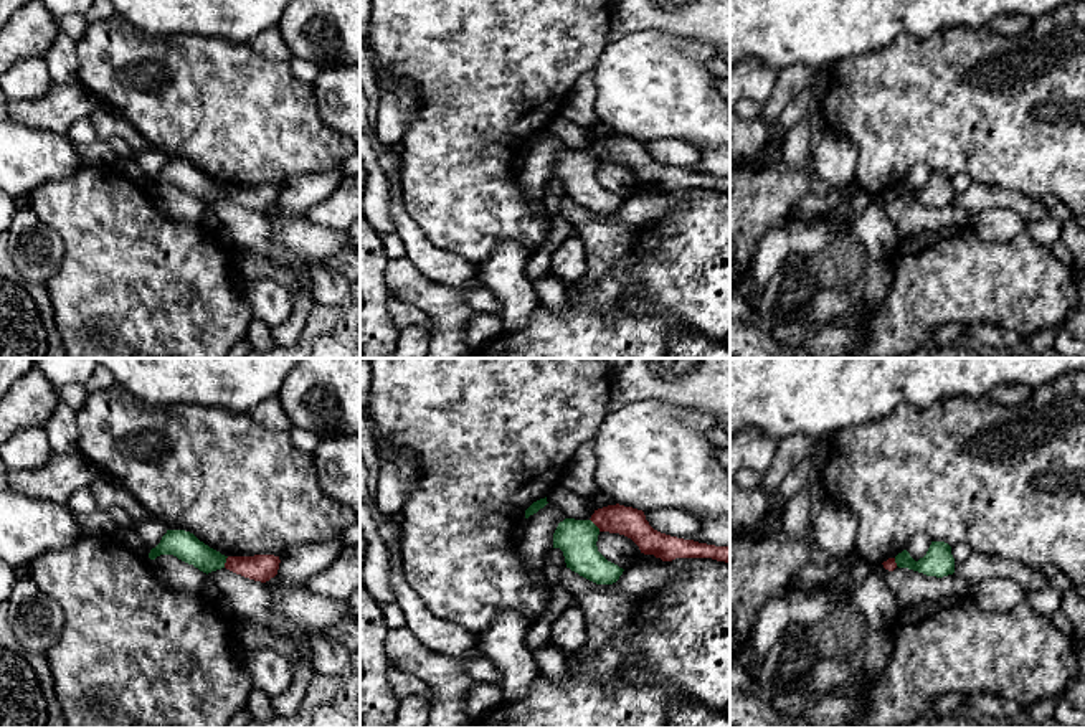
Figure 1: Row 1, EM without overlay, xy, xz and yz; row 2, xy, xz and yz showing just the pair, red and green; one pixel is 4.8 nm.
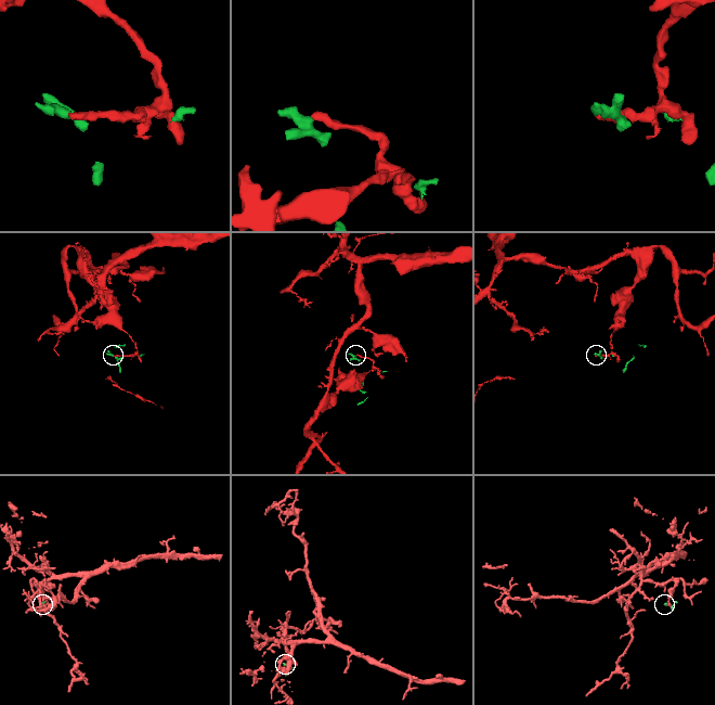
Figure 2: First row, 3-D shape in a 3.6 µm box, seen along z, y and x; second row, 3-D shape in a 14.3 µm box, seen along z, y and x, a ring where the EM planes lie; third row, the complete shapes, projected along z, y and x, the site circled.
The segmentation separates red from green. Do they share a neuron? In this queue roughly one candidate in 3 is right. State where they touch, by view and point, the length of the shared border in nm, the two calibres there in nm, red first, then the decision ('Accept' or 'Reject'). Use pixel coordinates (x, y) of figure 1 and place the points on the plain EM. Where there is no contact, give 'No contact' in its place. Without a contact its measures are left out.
Touches red at xz (595, 154). Shared border 80 nm. Thickness 140 nm (red) against 190 nm. Reject

